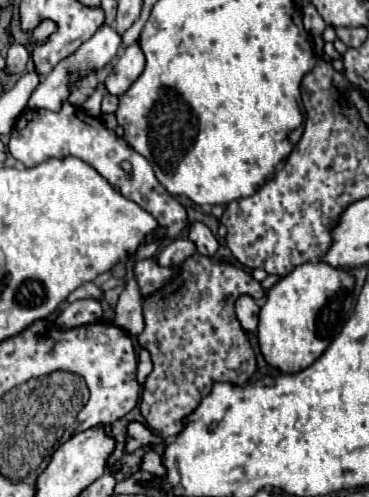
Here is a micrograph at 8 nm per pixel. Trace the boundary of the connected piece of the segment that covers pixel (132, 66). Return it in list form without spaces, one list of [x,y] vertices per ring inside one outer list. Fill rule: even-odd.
[[[138,43],[126,47],[122,55],[116,59],[116,63],[110,67],[104,85],[110,95],[122,95],[126,89],[138,79],[138,75],[144,69],[144,53]]]

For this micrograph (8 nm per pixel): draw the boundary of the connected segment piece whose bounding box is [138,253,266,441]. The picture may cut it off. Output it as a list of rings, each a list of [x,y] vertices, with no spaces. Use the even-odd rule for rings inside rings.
[[[192,255],[182,265],[178,265],[178,275],[166,283],[156,293],[142,299],[142,315],[144,315],[144,331],[138,335],[138,343],[152,357],[154,369],[148,375],[142,391],[140,411],[154,431],[160,433],[160,441],[166,437],[174,437],[178,429],[182,429],[182,417],[198,405],[198,401],[210,393],[210,385],[214,381],[230,381],[236,385],[244,385],[256,371],[256,355],[248,341],[248,335],[240,327],[236,319],[236,301],[242,295],[250,295],[260,301],[266,297],[262,285],[246,273],[242,267],[232,265],[230,261],[212,261],[204,255]]]

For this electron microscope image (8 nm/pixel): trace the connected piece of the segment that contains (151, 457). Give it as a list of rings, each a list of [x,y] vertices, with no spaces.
[[[148,449],[148,451],[144,453],[144,457],[142,457],[142,471],[148,471],[148,473],[152,473],[152,475],[162,473],[160,457],[158,457],[158,453],[154,453],[152,449]]]

